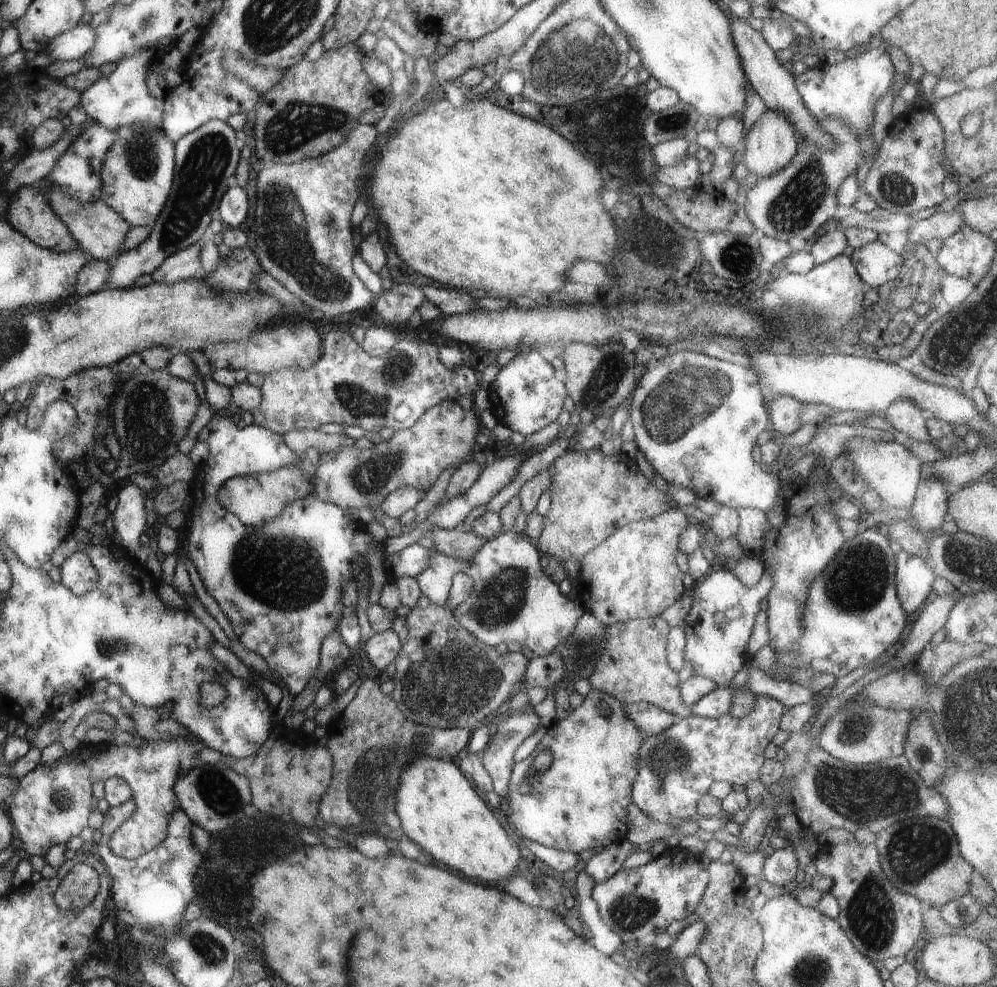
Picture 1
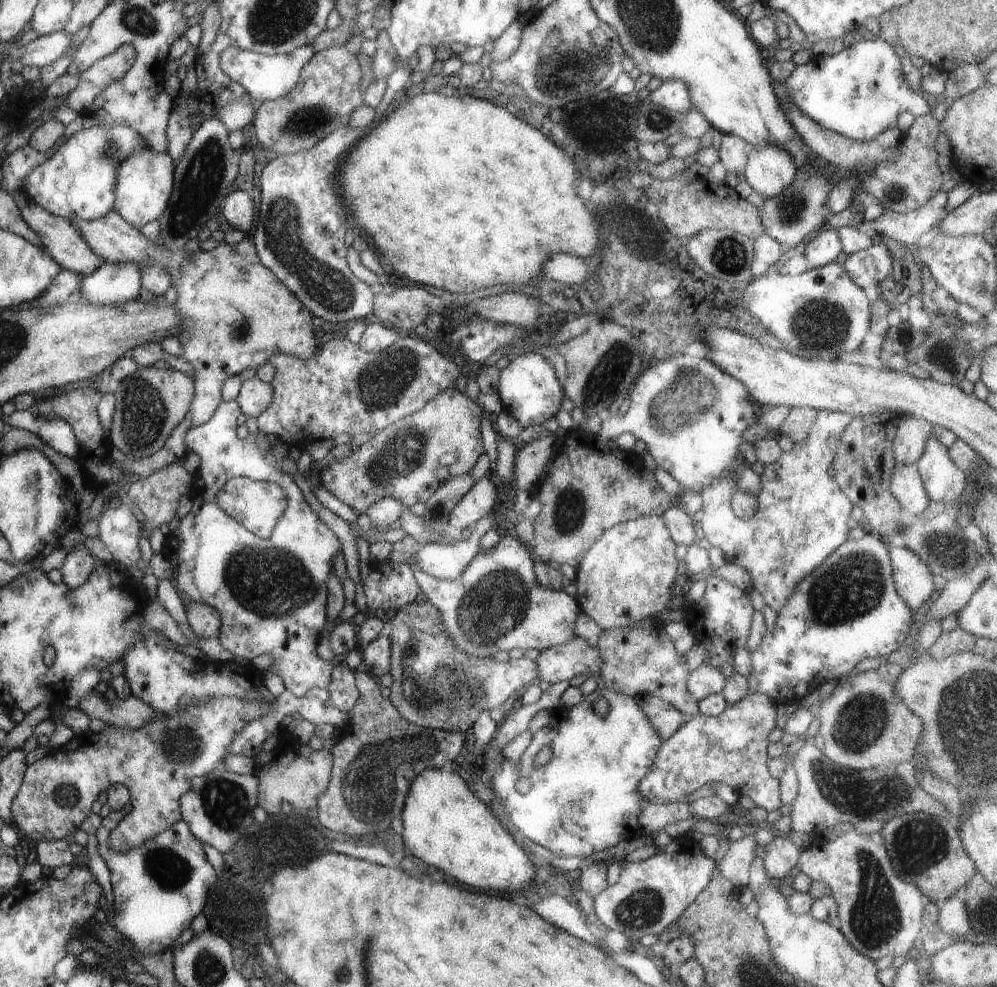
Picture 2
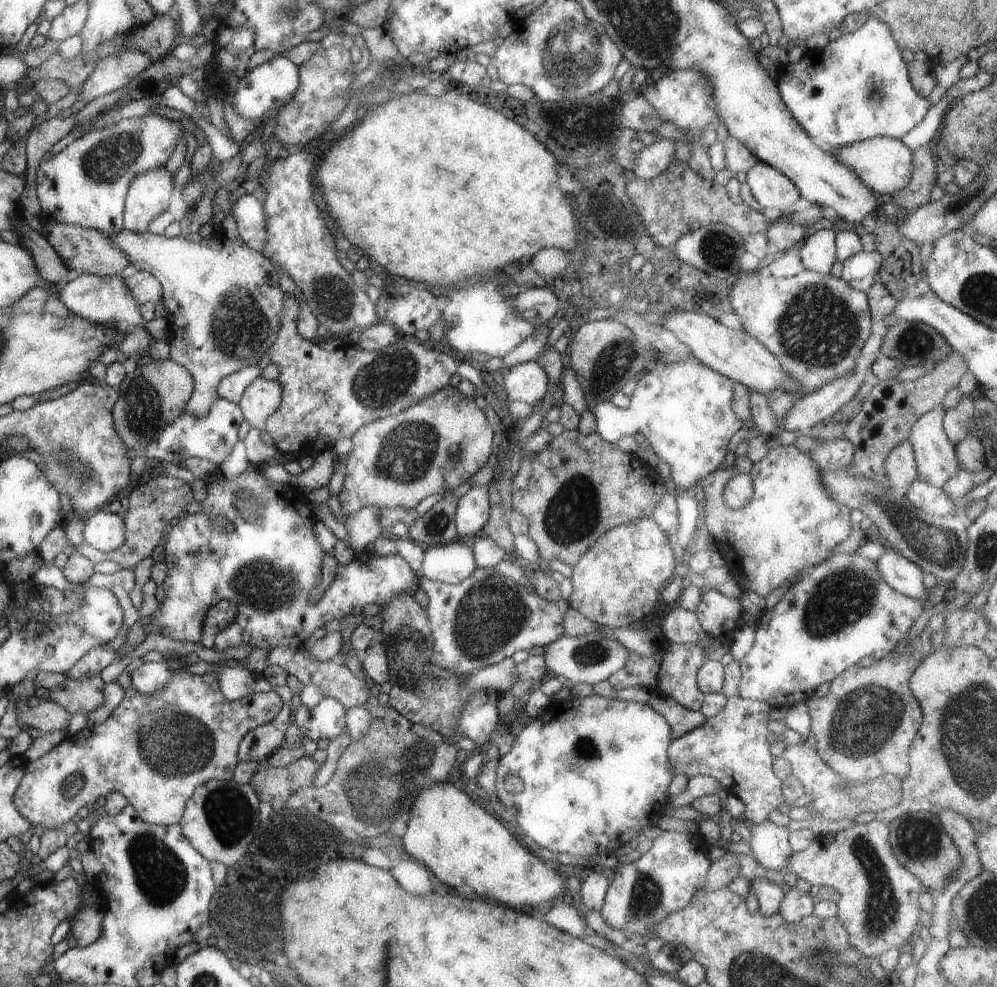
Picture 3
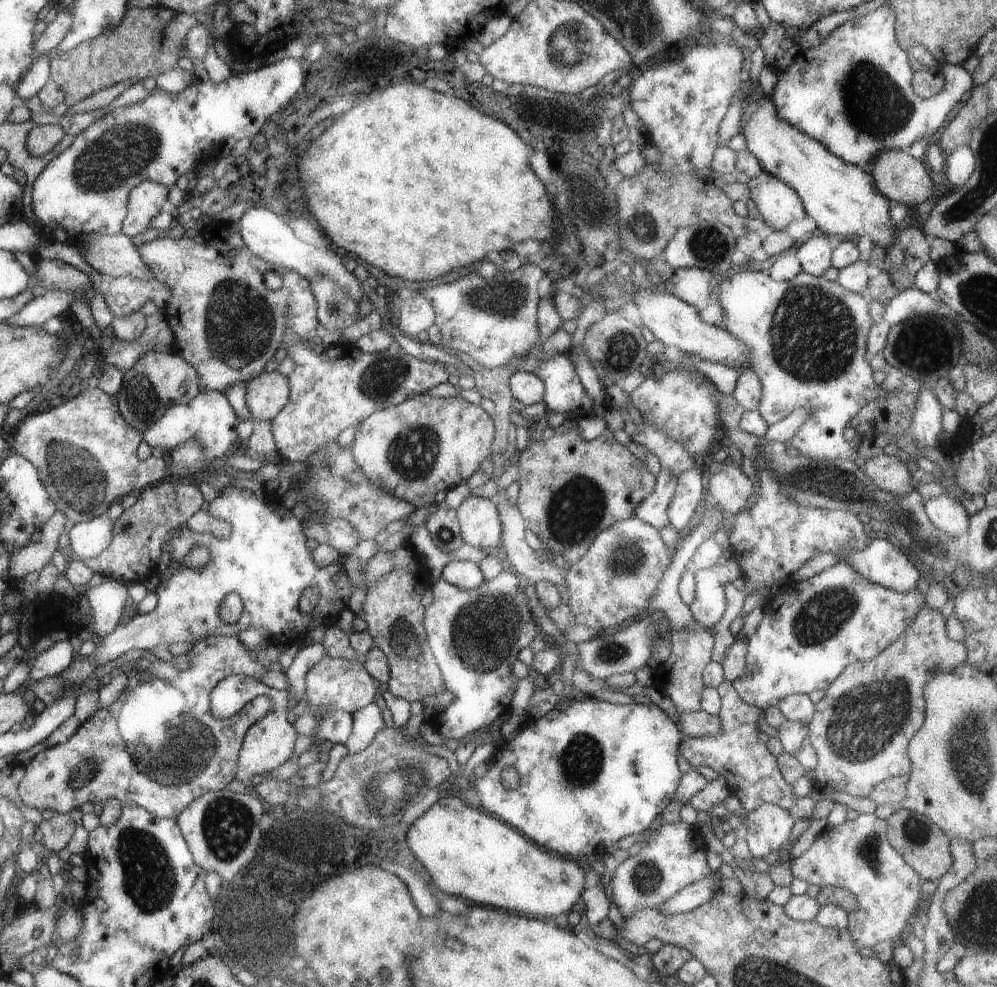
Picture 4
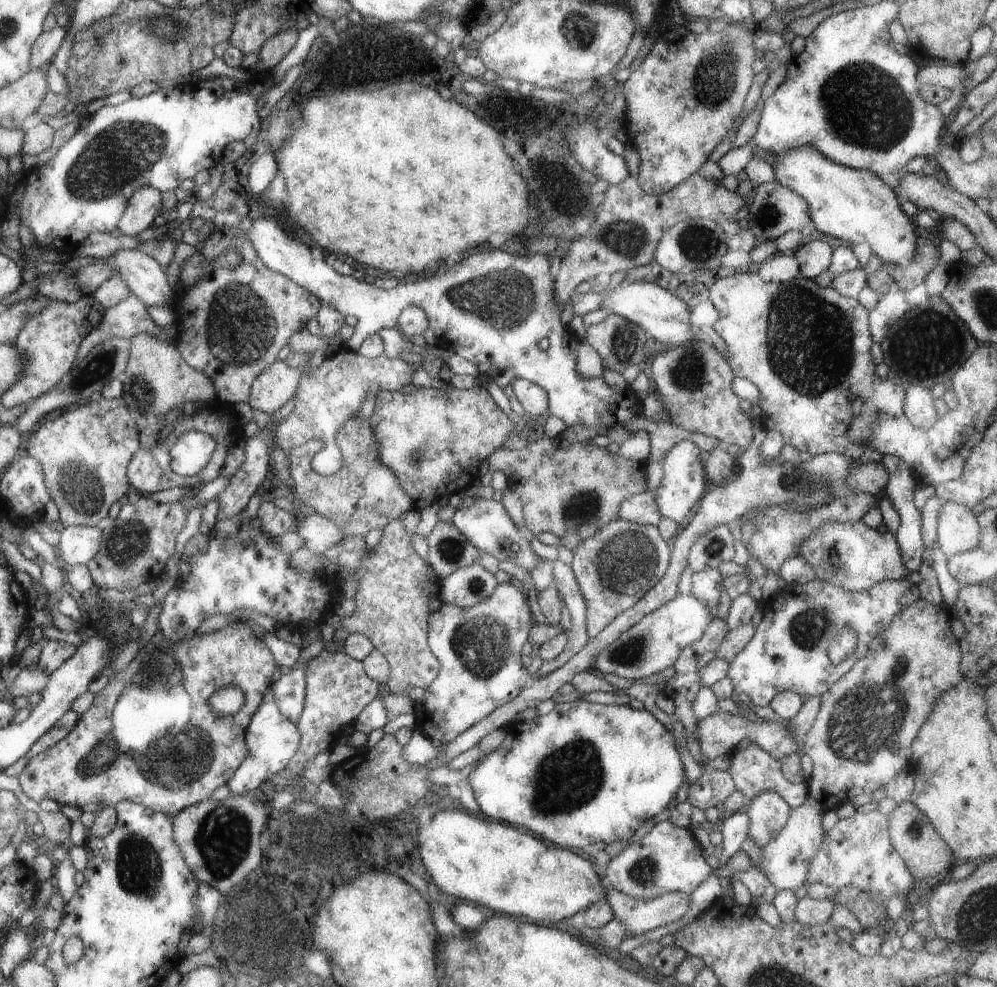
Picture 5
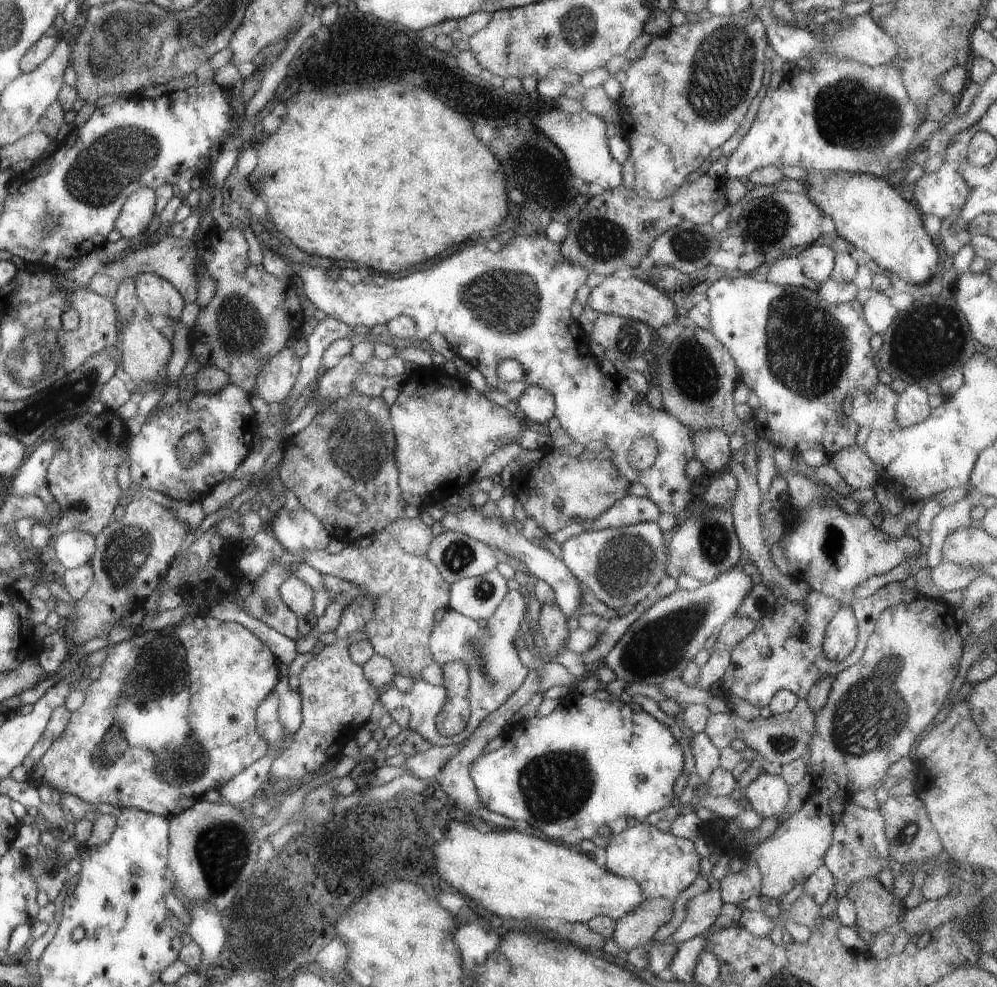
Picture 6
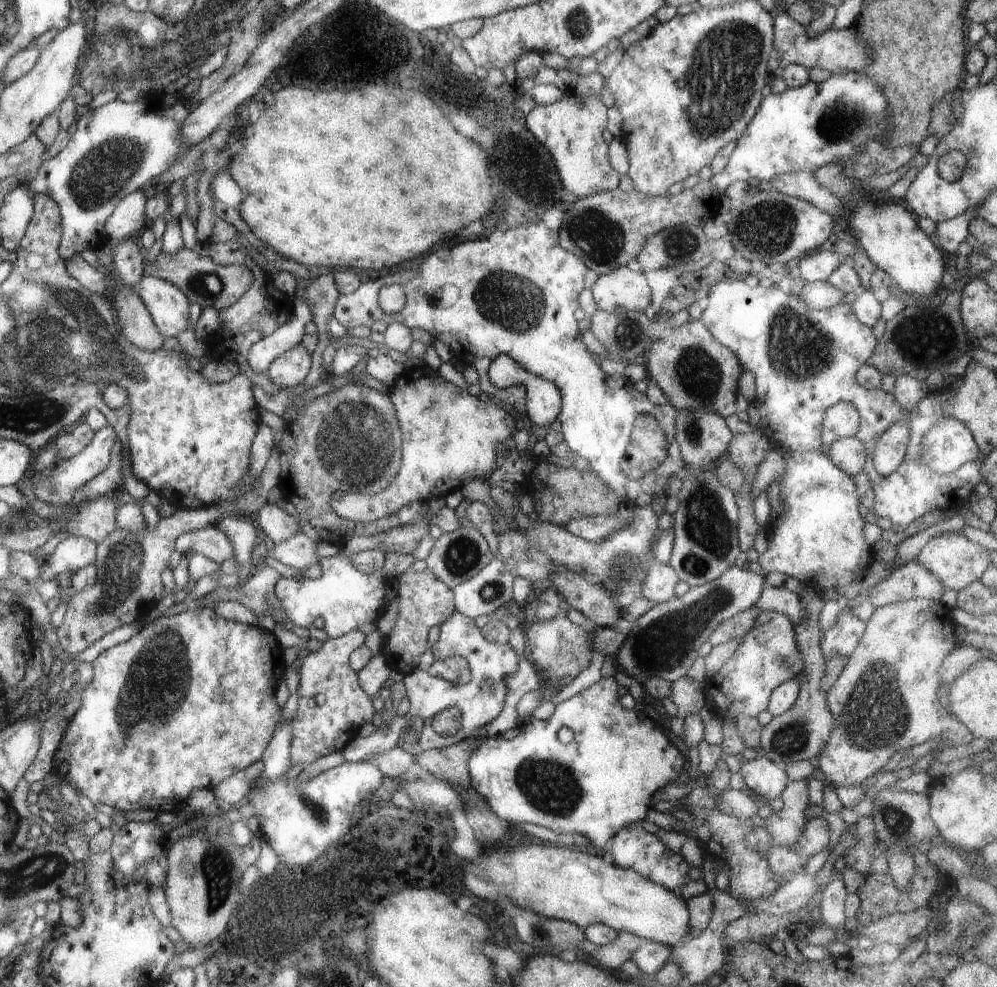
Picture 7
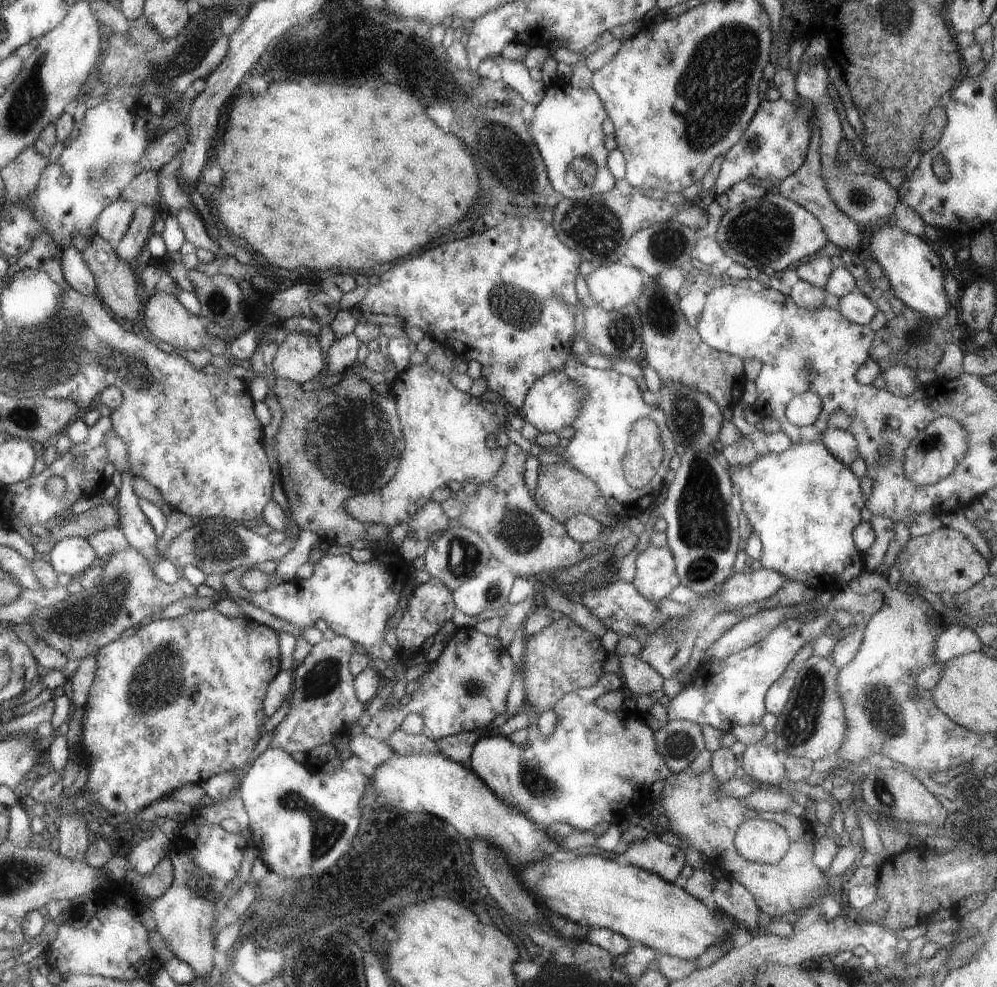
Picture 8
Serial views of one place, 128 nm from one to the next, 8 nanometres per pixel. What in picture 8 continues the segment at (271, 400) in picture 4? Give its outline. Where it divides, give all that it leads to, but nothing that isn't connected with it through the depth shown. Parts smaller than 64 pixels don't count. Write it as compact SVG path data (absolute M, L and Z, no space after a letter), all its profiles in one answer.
M287 333L276 347L270 363L276 379L293 381L297 384L303 384L306 380L313 382L325 372L325 360L317 336L305 333Z

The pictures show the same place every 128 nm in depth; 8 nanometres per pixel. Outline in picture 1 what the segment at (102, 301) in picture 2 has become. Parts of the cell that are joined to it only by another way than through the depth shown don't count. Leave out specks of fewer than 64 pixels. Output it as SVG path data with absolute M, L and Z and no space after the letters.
M211 119L177 139L173 180L163 210L152 222L149 236L112 261L104 288L109 288L109 285L111 289L134 286L137 276L152 273L174 252L199 242L204 230L216 218L216 204L228 187L227 178L233 175L239 160L240 148L235 144L233 133L225 121Z

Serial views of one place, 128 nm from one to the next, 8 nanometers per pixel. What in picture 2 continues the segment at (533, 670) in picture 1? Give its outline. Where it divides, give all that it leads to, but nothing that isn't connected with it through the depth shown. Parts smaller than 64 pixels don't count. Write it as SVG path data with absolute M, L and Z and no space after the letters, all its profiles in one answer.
M573 637L560 645L555 645L542 650L536 658L537 680L545 680L549 685L559 681L571 680L574 676L588 676L594 678L598 675L602 658L598 648L591 648L587 641Z

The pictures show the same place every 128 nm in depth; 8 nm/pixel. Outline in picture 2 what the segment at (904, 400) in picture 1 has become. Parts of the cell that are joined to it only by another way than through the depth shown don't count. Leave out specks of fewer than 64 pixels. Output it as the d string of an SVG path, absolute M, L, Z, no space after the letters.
M903 415L896 424L892 440L892 459L894 464L914 463L923 452L933 425L926 420Z

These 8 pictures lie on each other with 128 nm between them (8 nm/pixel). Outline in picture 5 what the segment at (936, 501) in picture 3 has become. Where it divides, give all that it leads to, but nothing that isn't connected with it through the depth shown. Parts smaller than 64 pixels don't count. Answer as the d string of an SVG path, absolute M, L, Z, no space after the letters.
M944 502L943 510L937 516L936 542L938 549L949 558L967 550L977 548L979 528L975 516L969 509Z

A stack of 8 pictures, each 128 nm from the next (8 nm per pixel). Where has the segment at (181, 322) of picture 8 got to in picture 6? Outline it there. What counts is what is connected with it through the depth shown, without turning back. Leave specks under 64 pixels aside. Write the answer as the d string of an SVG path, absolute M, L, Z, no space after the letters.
M138 272L132 277L135 296L150 314L172 318L180 316L184 305L181 295L167 280L151 273Z

